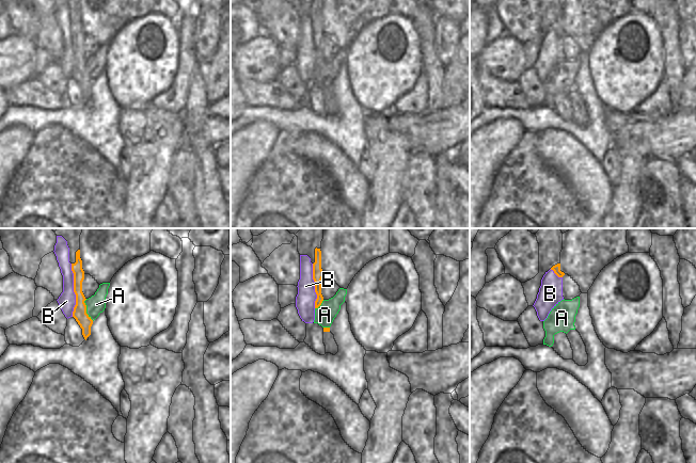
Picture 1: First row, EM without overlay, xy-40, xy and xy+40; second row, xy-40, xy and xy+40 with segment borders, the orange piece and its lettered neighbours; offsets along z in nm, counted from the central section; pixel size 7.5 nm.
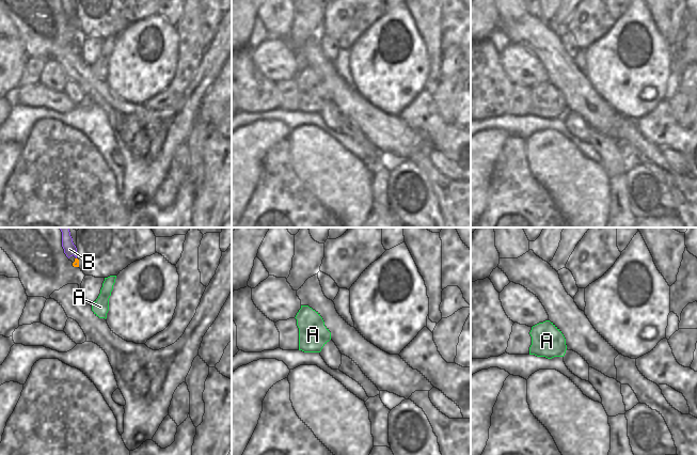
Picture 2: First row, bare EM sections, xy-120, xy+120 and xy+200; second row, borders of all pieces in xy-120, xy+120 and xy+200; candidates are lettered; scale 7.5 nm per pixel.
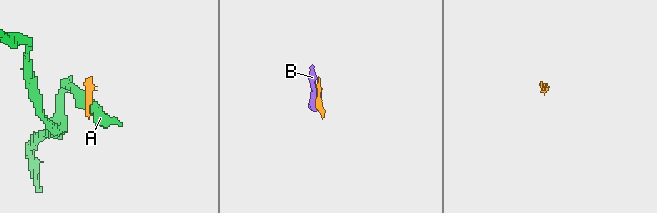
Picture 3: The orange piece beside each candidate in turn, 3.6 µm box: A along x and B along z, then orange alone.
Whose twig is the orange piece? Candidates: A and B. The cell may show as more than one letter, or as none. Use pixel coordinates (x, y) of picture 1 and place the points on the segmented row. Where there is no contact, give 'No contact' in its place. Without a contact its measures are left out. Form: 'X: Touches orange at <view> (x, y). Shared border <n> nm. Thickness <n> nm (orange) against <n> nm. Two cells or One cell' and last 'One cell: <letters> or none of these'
A: Touches orange at xy-40 (85, 309). Shared border 180 nm. Thickness 100 nm (orange) against 140 nm. Two cells
B: Touches orange at xy-40 (74, 290). Shared border 400 nm. Thickness 100 nm (orange) against 130 nm. Two cells
One cell: none of these.

